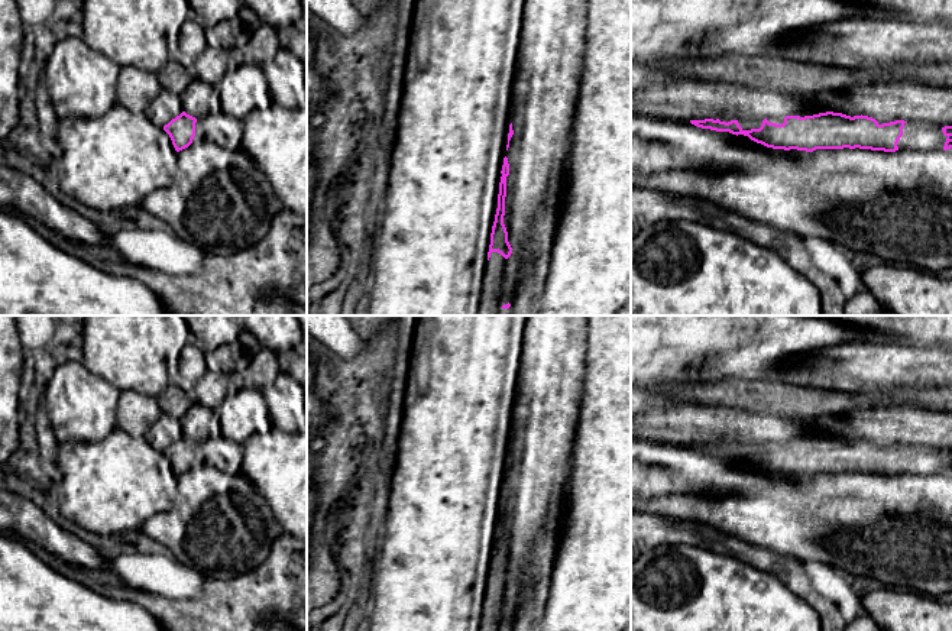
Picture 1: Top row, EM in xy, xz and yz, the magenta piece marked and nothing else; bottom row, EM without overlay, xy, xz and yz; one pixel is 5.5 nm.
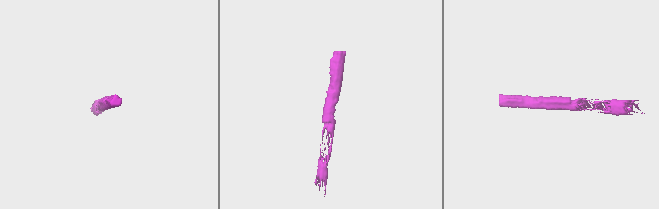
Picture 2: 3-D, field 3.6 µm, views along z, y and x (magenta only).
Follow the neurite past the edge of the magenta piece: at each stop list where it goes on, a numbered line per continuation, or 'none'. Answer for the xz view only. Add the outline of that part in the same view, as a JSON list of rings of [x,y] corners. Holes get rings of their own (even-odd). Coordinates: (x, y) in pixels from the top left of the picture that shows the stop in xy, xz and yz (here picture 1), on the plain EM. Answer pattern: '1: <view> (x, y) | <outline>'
1: xz (495, 612) | [[[490,577],[479,631],[502,631],[506,627],[508,606],[503,599],[505,588],[506,583],[501,577]]]

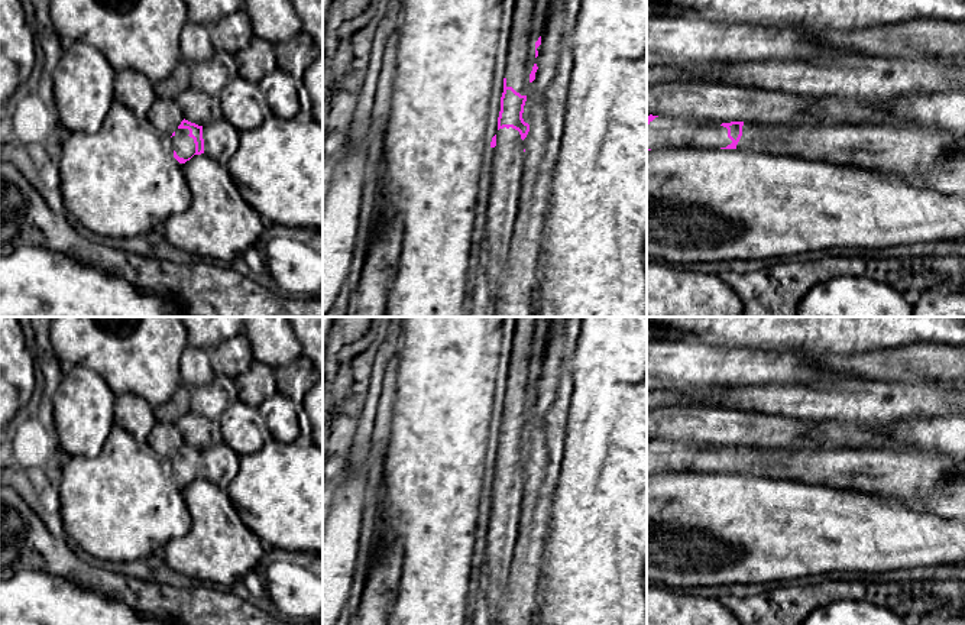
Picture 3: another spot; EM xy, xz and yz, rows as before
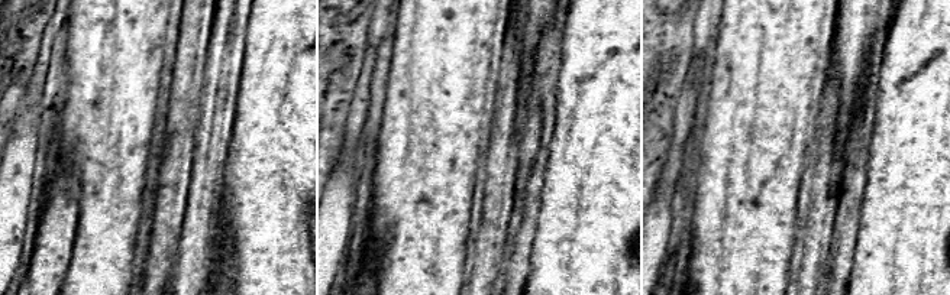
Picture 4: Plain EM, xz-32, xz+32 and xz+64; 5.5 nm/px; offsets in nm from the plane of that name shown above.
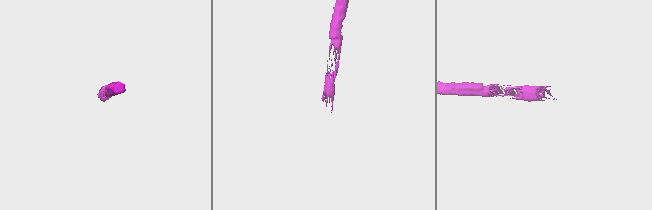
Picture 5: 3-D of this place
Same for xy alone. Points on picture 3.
1: xy (184, 469) | [[[177,453],[171,462],[174,475],[179,482],[188,483],[195,477],[194,463],[188,460],[188,453]]]

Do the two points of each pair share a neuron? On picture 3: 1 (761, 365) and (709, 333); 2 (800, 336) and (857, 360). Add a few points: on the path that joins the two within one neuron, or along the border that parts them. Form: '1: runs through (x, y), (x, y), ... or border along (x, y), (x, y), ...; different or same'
1: border along (700, 340), (708, 345), (763, 347), (767, 350); different
2: border along (876, 349), (852, 353), (809, 353); different

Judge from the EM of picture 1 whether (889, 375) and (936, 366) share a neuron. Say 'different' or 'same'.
same

